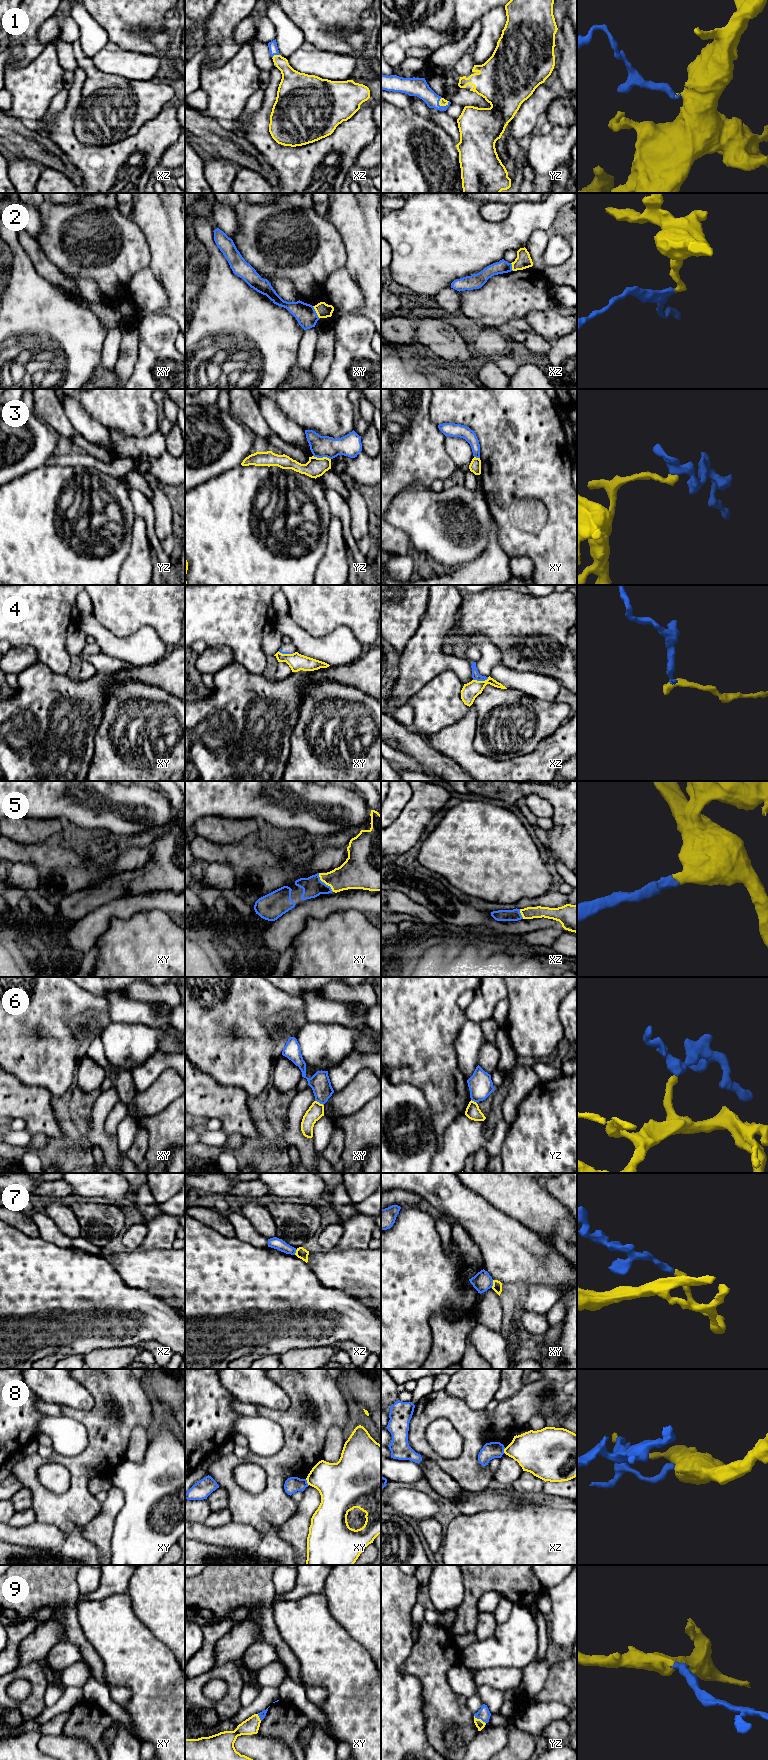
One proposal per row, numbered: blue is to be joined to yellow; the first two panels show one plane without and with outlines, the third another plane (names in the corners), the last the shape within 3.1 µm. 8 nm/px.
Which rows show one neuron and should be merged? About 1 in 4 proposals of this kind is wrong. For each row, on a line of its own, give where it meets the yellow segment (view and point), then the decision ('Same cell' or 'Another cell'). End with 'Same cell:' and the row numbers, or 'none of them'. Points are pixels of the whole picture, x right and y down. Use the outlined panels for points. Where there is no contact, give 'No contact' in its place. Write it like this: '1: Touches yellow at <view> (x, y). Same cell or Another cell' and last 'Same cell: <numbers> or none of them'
1: Touches yellow at xz (275, 55). Same cell
2: Touches yellow at xy (316, 312). Another cell
3: Touches yellow at yz (323, 457). Another cell
4: Touches yellow at xz (480, 681). Another cell
5: Touches yellow at xy (324, 882). Same cell
6: Touches yellow at xy (318, 1102). Another cell
7: Touches yellow at xy (493, 1284). Another cell
8: Touches yellow at xy (307, 1482). Another cell
9: Touches yellow at yz (480, 1719). Same cell
Same cell: 1, 5, 9

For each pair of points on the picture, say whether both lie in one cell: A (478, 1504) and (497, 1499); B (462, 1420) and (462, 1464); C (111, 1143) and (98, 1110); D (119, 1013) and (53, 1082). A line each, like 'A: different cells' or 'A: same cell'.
A: same cell
B: same cell
C: same cell
D: different cells

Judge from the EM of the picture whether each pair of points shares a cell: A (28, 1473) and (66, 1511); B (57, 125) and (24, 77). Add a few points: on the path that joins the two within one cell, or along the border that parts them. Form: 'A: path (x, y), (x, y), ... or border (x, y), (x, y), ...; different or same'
A: path (34, 1485), (37, 1491), (54, 1508); same
B: border (46, 113), (42, 118); different

